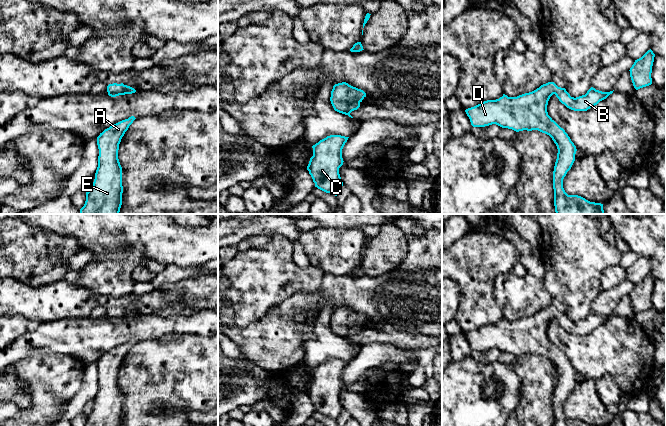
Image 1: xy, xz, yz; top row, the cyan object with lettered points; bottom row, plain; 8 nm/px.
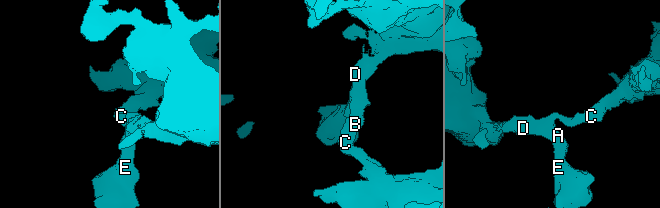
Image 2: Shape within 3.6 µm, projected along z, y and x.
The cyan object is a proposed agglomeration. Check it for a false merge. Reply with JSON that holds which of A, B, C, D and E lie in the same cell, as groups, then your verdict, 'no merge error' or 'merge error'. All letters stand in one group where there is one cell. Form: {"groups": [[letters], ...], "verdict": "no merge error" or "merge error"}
{"groups": [["A", "B", "C", "D", "E"]], "verdict": "no merge error"}

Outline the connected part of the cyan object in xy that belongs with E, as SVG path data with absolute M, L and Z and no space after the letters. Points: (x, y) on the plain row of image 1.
M131 340L113 348L97 361L98 391L85 426L122 426L122 391L118 374L122 361L135 343Z

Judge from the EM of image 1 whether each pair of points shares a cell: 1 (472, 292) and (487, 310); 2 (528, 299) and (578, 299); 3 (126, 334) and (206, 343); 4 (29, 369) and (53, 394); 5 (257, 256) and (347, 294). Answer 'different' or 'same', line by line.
1: same
2: different
3: different
4: same
5: different

